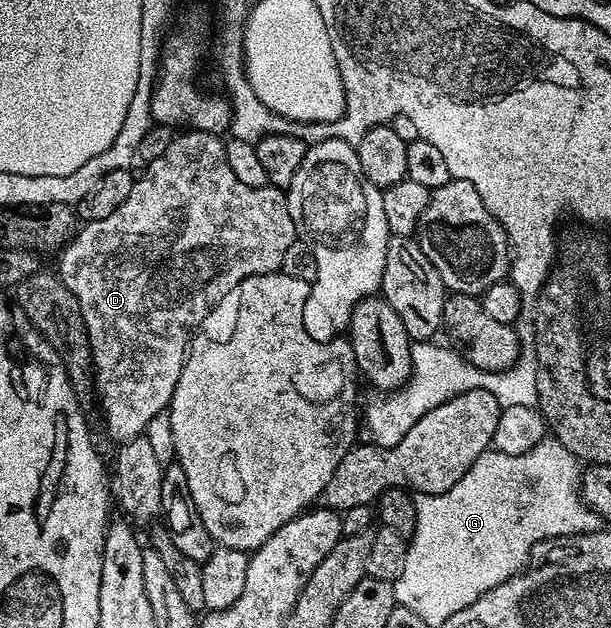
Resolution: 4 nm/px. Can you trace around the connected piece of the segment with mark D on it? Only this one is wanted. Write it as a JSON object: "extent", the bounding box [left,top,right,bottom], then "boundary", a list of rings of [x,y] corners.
{"extent":[58,130,298,441],"boundary":[[[185,130],[148,168],[144,176],[137,178],[130,192],[130,197],[118,206],[110,217],[102,220],[90,220],[77,230],[68,240],[63,251],[59,252],[60,268],[58,274],[61,281],[78,297],[78,305],[82,309],[84,324],[88,330],[88,344],[92,350],[92,366],[94,368],[94,391],[100,394],[100,403],[104,406],[104,427],[108,435],[115,441],[132,438],[143,432],[148,422],[161,414],[171,404],[172,394],[178,385],[178,377],[182,377],[184,360],[190,350],[190,344],[197,334],[196,326],[211,313],[212,309],[221,303],[231,292],[239,288],[240,282],[251,275],[271,275],[280,271],[282,257],[286,249],[298,238],[297,229],[291,219],[288,200],[281,188],[271,185],[266,187],[251,187],[242,185],[238,177],[230,169],[230,161],[226,161],[225,140],[218,135],[205,131]]]}

